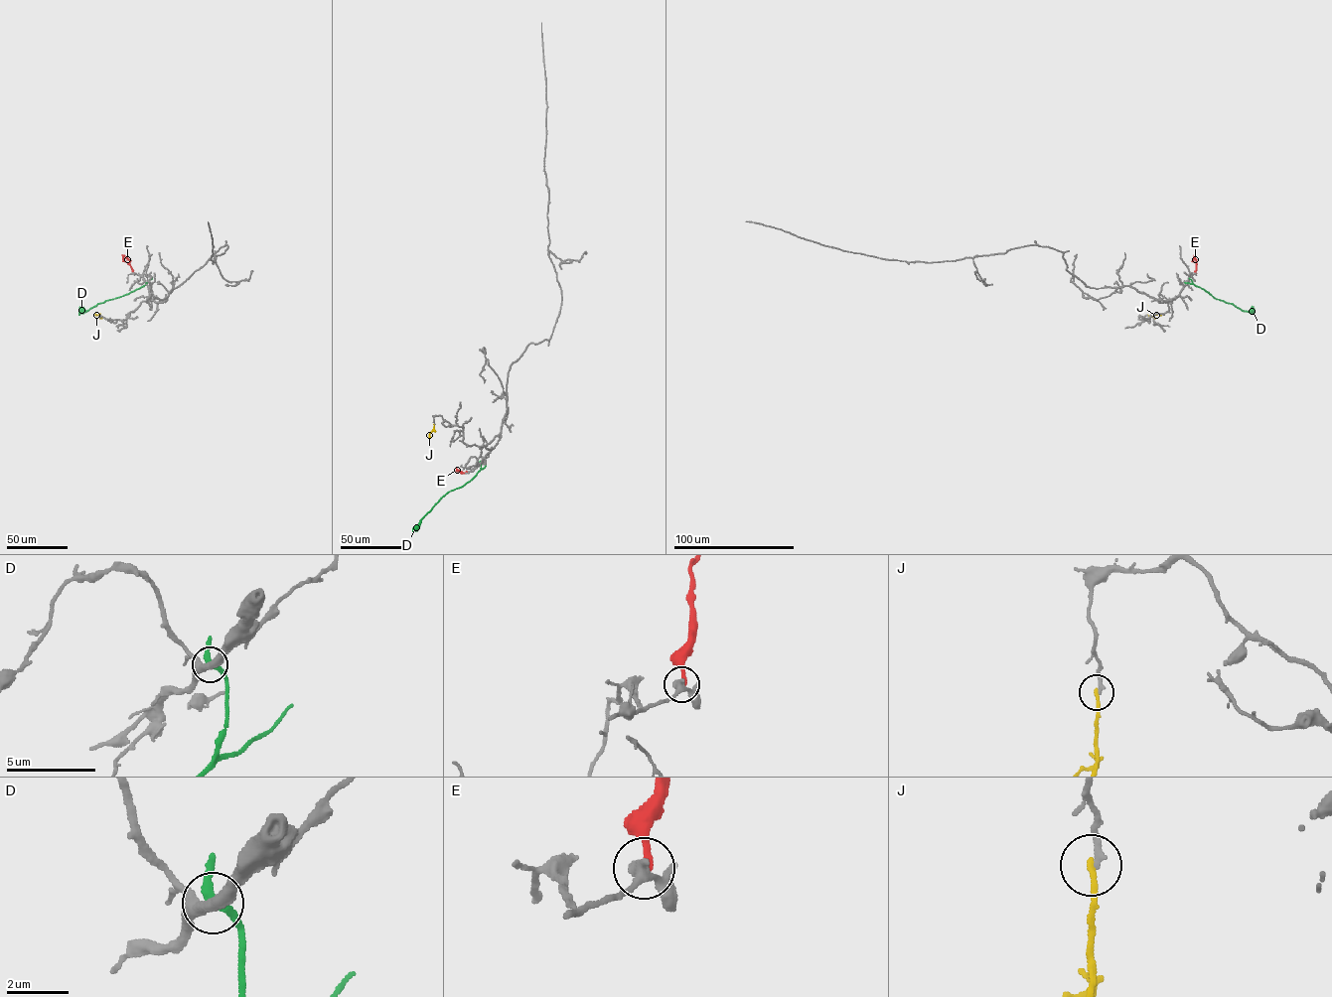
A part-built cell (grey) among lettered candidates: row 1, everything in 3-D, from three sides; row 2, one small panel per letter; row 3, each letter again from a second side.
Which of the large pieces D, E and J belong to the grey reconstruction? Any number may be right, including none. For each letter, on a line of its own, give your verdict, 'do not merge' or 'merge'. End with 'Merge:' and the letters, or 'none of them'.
D: do not merge
E: do not merge
J: do not merge
Merge: none of them

